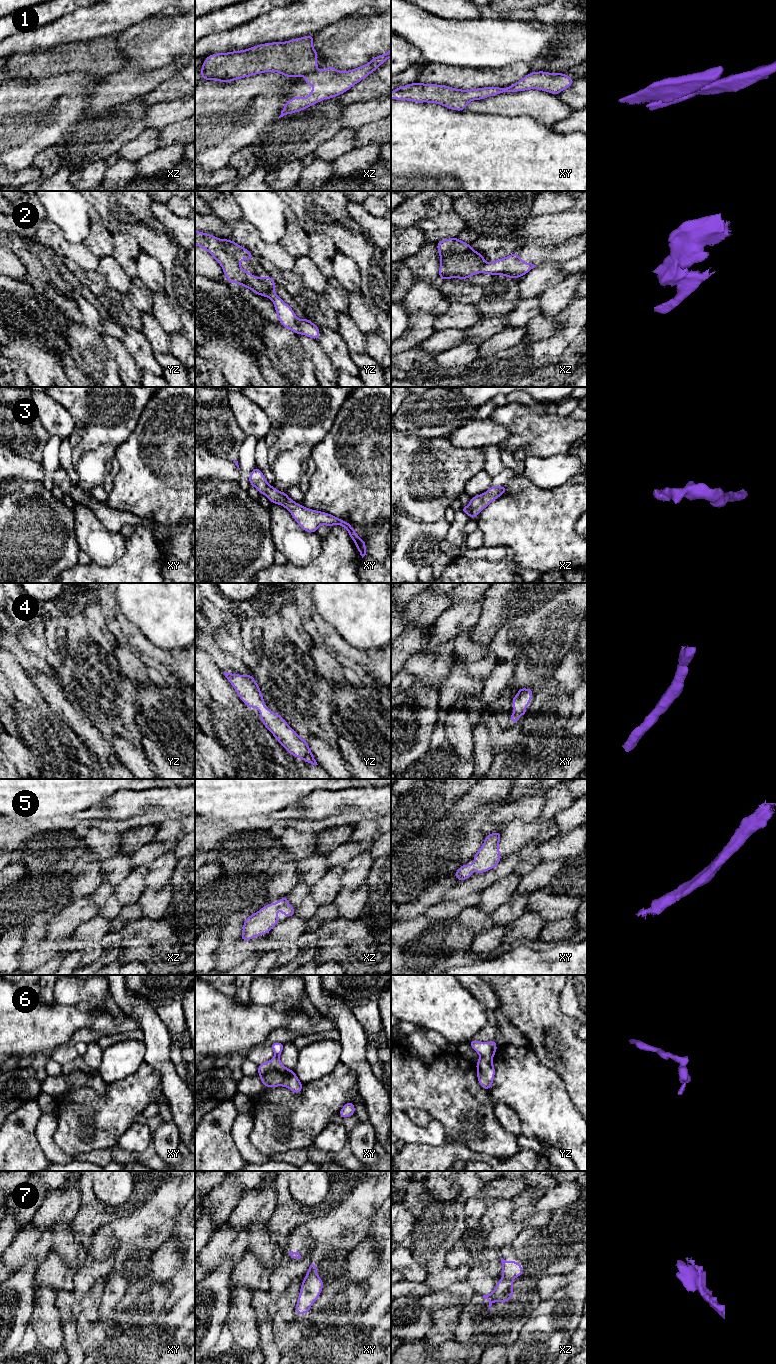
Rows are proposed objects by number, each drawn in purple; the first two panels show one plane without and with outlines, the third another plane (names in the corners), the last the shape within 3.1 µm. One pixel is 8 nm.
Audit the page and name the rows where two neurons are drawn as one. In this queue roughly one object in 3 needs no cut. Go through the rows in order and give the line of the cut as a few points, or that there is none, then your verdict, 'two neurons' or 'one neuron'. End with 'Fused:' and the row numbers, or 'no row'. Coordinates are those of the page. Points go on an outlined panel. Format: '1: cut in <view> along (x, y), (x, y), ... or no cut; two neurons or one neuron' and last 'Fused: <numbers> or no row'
1: cut in xz along (314, 71), (305, 75); two neurons
2: cut in xz along (485, 263), (482, 265), (480, 272); two neurons
3: no cut; one neuron
4: no cut; one neuron
5: no cut; one neuron
6: no cut; one neuron
7: cut in xy along (316, 1273), (310, 1273), (306, 1276); two neurons
Fused: 1, 2, 7

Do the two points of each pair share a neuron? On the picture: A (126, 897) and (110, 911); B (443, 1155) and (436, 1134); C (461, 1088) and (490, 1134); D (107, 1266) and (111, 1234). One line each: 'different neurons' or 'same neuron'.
A: different neurons
B: different neurons
C: same neuron
D: same neuron

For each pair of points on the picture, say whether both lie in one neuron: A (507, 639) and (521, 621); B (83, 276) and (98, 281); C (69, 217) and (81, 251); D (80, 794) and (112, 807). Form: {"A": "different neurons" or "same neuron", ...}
{"A": "same neuron", "B": "same neuron", "C": "different neurons", "D": "different neurons"}

